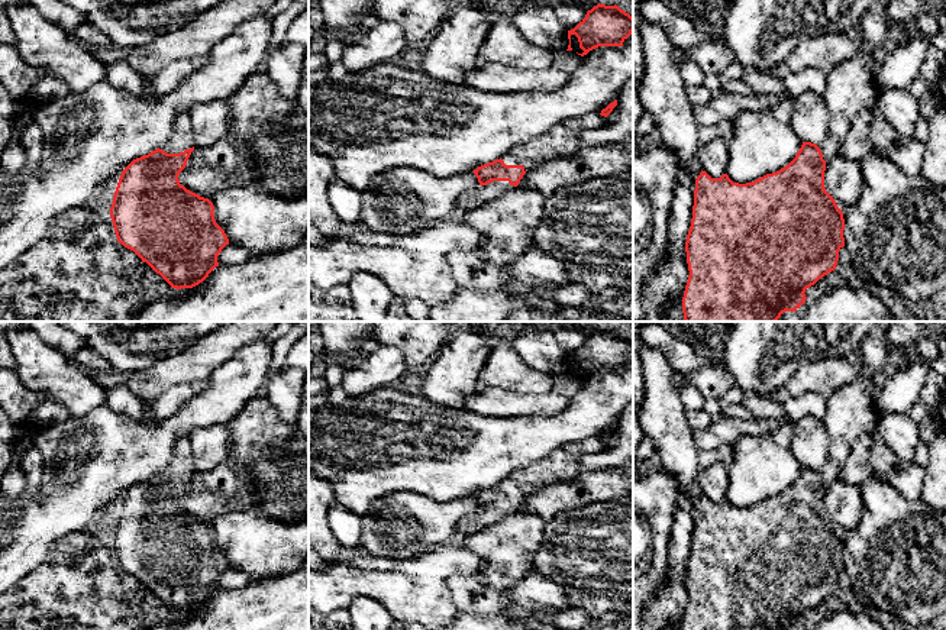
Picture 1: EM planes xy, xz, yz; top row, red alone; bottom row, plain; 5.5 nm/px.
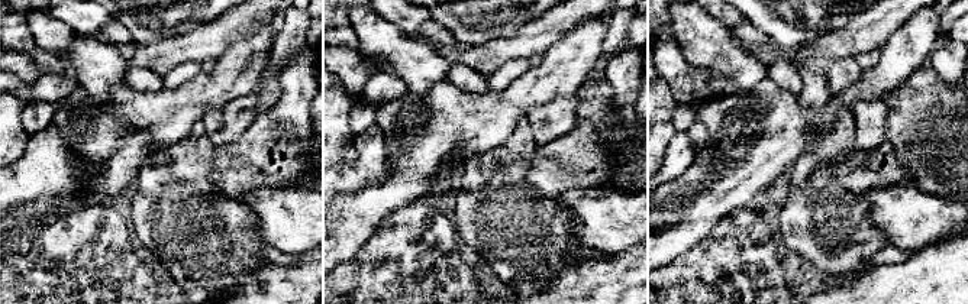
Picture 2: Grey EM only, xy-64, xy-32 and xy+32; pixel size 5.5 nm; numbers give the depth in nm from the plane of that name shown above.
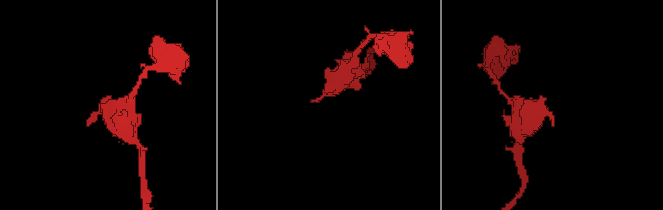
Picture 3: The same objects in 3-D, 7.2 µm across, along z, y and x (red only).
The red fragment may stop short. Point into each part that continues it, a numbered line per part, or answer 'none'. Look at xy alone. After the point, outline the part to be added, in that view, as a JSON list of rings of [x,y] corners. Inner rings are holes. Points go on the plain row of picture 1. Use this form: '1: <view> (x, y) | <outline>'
1: xy (181, 462) | [[[180,437],[175,443],[174,453],[159,474],[167,478],[180,478],[194,471],[191,443],[188,437]]]

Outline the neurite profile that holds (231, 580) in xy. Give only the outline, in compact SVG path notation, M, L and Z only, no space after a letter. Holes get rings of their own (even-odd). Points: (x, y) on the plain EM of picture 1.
M226 569L222 576L217 581L219 589L239 589L252 582L255 578L251 575L235 571L235 569Z

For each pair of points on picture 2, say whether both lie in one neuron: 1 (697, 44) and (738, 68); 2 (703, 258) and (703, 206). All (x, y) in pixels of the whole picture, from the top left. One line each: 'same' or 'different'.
1: same
2: different

